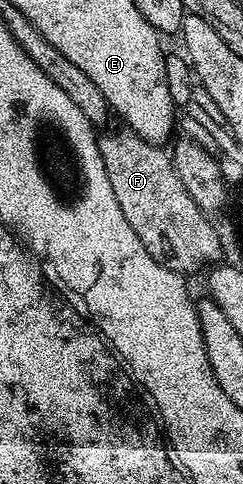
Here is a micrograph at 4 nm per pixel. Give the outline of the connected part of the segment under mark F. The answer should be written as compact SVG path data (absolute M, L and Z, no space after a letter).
M119 129L99 135L98 149L104 158L105 173L116 202L124 218L128 218L128 226L136 230L136 238L144 242L144 250L148 250L160 266L168 266L168 270L179 274L201 273L207 265L217 261L222 252L215 221L196 205L184 182L180 181L173 157L165 153L163 147L140 138L130 129Z

